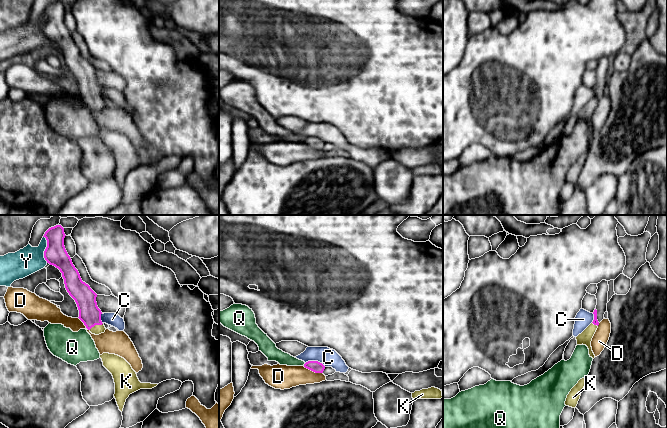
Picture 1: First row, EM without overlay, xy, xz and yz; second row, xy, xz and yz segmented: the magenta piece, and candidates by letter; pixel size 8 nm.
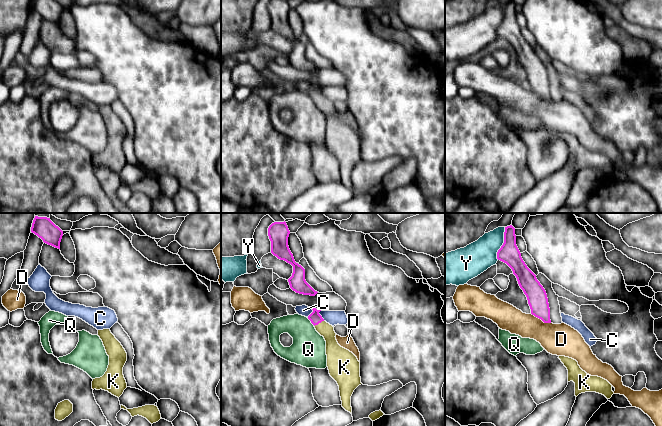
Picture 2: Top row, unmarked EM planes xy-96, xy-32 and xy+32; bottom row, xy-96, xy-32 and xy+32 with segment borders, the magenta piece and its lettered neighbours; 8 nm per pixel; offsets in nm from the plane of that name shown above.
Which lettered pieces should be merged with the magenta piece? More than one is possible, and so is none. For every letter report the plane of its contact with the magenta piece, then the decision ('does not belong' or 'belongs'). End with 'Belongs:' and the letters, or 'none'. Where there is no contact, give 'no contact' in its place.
C: xz | does not belong
D: xz | does not belong
K: xy | belongs
Q: xz | does not belong
Y: xy | does not belong
Belongs: K

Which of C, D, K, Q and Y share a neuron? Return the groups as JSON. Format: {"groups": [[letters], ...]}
{"groups": [["C"], ["D"], ["K"], ["Q"], ["Y"]]}

